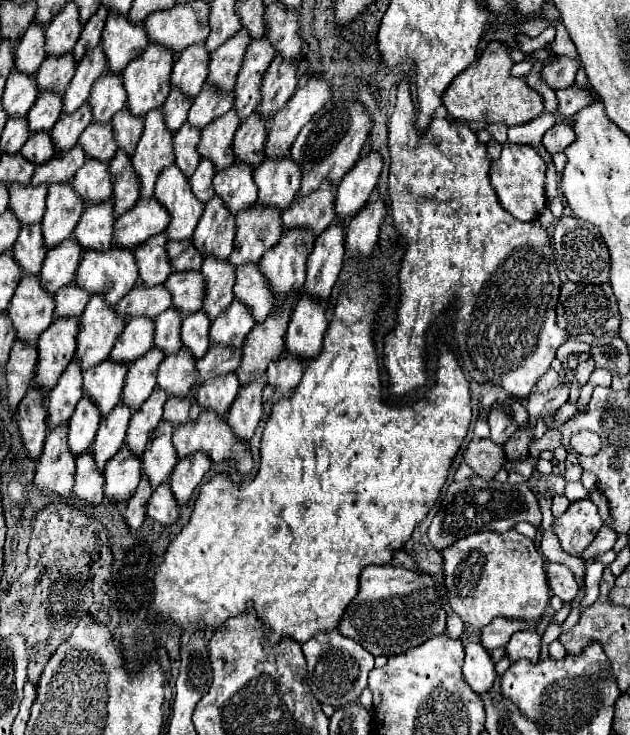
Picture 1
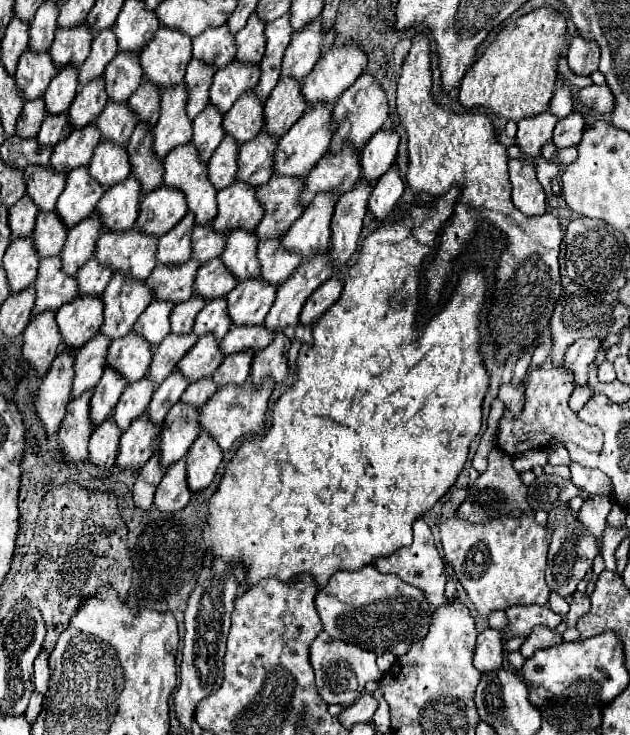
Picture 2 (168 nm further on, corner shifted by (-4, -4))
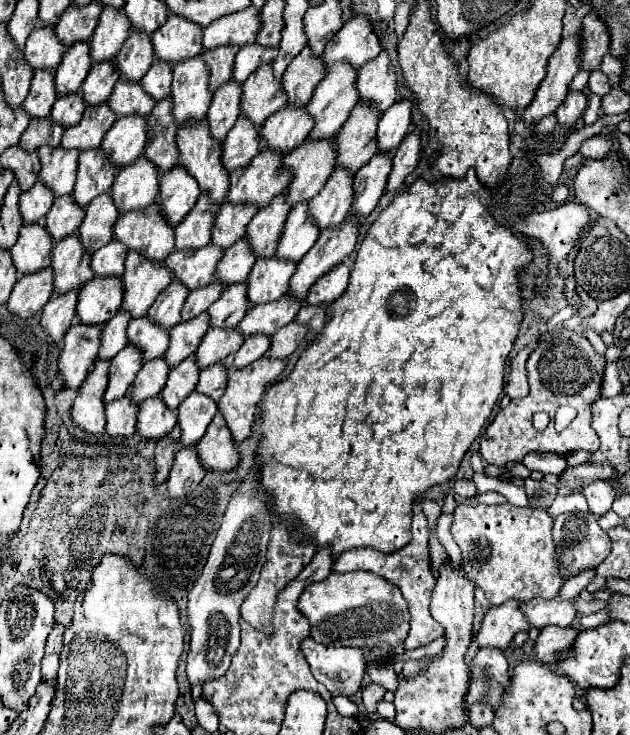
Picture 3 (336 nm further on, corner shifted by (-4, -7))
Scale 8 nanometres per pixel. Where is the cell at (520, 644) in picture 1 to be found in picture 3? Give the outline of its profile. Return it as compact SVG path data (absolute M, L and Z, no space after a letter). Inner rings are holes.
M546 626L538 640L536 640L536 658L544 664L554 664L560 660L564 652L568 652L574 646L574 640L578 636L578 628L558 628L558 626Z

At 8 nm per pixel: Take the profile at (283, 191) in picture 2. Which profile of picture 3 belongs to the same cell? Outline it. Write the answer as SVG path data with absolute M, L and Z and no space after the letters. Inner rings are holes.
M322 140L322 144L302 142L284 158L284 168L294 174L288 186L288 202L298 204L314 198L334 172L334 140Z

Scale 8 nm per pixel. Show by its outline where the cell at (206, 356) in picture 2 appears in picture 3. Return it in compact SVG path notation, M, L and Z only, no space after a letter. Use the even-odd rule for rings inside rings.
M210 328L206 336L202 338L198 350L196 350L196 360L202 368L212 366L216 362L222 362L226 356L234 354L244 342L244 336L238 336L238 328Z

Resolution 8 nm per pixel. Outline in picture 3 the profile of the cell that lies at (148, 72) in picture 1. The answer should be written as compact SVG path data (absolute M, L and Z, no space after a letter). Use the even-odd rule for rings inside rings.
M168 16L166 24L152 34L154 56L166 62L182 62L202 52L202 30L182 16Z

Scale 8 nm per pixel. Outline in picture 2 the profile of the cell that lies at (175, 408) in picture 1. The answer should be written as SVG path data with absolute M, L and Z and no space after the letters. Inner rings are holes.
M206 377L206 379L202 379L202 381L194 381L194 383L190 383L188 387L186 387L186 391L182 393L182 403L186 403L186 405L192 405L192 407L196 407L196 409L200 409L210 397L212 397L212 393L216 391L218 387L214 385L214 381L210 379L210 377Z

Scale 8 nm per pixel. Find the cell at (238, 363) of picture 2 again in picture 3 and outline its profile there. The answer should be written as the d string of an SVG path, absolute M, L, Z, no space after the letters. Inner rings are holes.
M248 336L240 350L224 360L228 368L242 368L262 358L270 350L270 336Z

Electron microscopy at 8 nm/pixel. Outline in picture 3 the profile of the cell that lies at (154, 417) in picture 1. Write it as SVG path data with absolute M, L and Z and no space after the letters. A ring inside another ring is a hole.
M194 354L188 356L182 364L174 366L168 374L168 382L162 390L162 398L166 400L166 404L170 408L178 408L178 404L192 394L192 390L196 388L198 384L198 376L200 376L200 370L196 360L194 360Z

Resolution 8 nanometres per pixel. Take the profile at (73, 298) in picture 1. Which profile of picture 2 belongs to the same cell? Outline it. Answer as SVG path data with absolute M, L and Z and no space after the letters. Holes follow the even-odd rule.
M90 259L80 271L76 273L76 283L78 283L78 297L100 297L102 289L106 289L110 281L110 269L104 265L98 265L94 259Z

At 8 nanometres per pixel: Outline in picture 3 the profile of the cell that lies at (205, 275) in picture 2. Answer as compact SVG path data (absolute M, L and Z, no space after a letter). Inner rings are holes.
M242 238L226 250L224 258L218 262L214 278L218 278L224 284L244 282L254 262L256 262L256 256L254 252L250 252L250 244L246 244L246 238Z

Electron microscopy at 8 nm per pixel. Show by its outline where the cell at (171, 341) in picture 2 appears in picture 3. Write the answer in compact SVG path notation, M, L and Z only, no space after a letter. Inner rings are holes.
M202 312L200 316L170 328L170 348L166 352L166 362L170 366L178 366L184 358L196 352L198 344L208 332L208 318L208 312Z

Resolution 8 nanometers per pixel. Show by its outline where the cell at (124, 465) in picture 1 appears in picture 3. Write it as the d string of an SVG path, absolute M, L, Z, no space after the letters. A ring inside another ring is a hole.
M156 396L156 398L144 400L140 404L136 430L146 440L160 440L162 436L166 436L174 428L176 420L178 420L176 412L166 408L162 396Z

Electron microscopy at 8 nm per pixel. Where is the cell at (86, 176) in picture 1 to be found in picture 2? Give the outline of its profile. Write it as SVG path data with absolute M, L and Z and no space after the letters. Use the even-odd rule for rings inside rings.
M102 141L94 149L94 157L88 165L88 171L90 171L90 177L98 181L104 189L108 189L110 185L122 183L130 175L126 149L120 145L112 145L110 141Z

